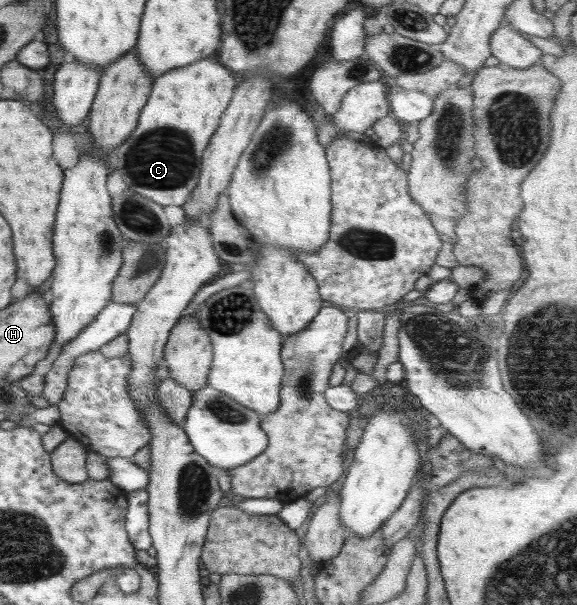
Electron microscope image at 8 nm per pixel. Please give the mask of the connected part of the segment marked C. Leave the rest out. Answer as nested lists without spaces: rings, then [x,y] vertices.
[[[210,56],[155,79],[134,131],[106,159],[110,172],[120,172],[133,193],[162,207],[180,208],[196,188],[203,151],[236,87],[232,71]]]

